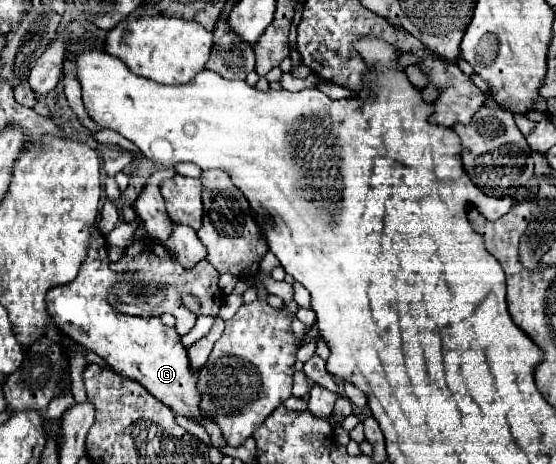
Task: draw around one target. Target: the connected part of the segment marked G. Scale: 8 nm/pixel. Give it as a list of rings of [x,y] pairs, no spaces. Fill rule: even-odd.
[[[96,227],[90,235],[90,255],[80,267],[78,277],[62,287],[48,291],[48,313],[62,333],[88,351],[98,353],[116,373],[144,385],[152,397],[162,401],[172,411],[186,419],[200,419],[200,389],[198,371],[192,371],[188,351],[180,341],[174,327],[160,323],[160,317],[128,317],[118,313],[110,303],[108,295],[114,293],[116,273],[110,271],[106,239]]]

